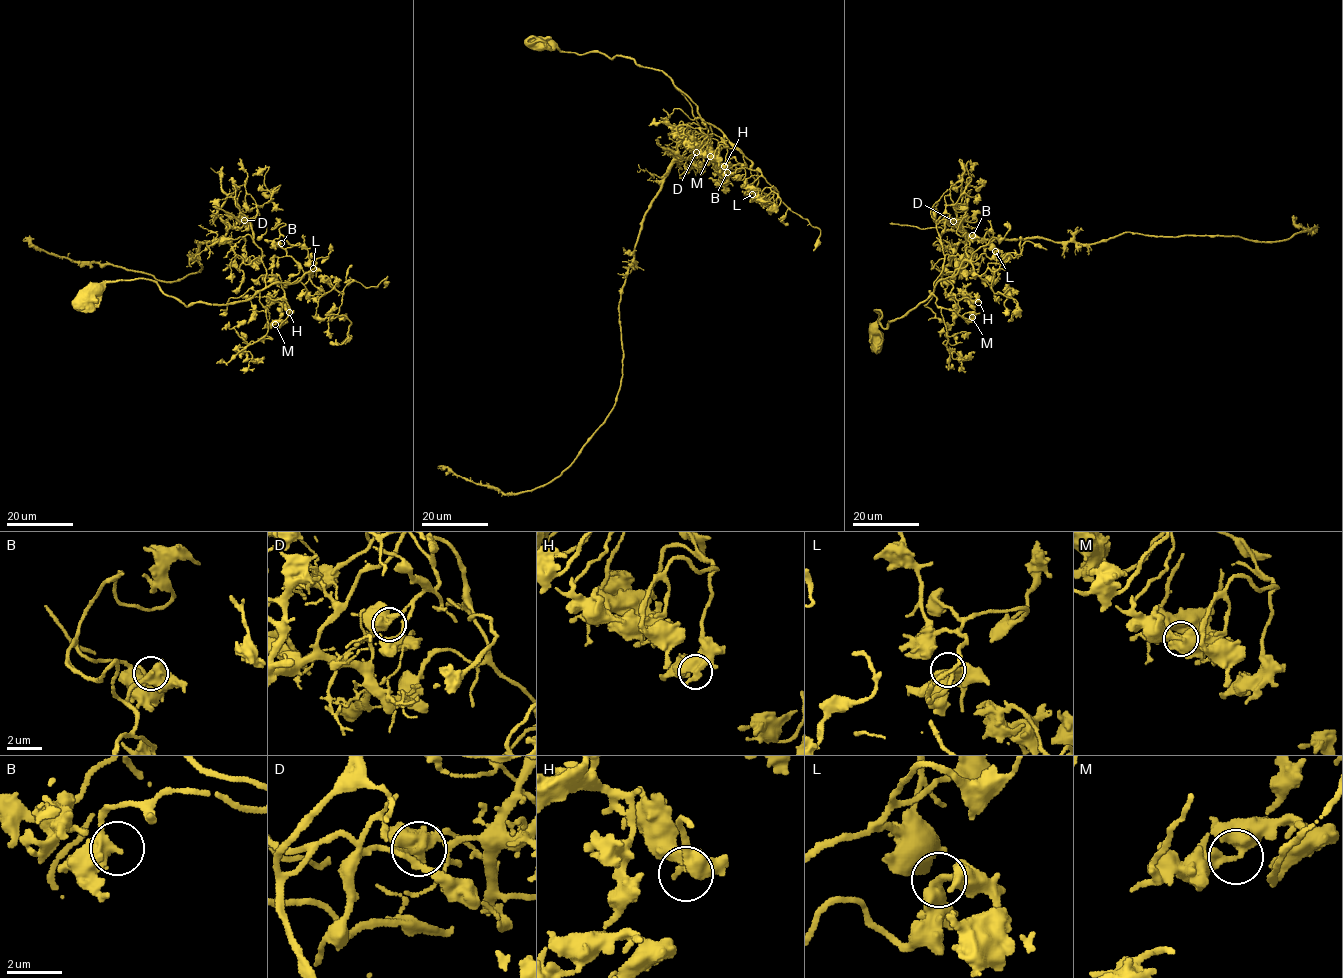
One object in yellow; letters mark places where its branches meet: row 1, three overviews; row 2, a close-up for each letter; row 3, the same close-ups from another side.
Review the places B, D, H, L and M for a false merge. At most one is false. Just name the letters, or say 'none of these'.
D

